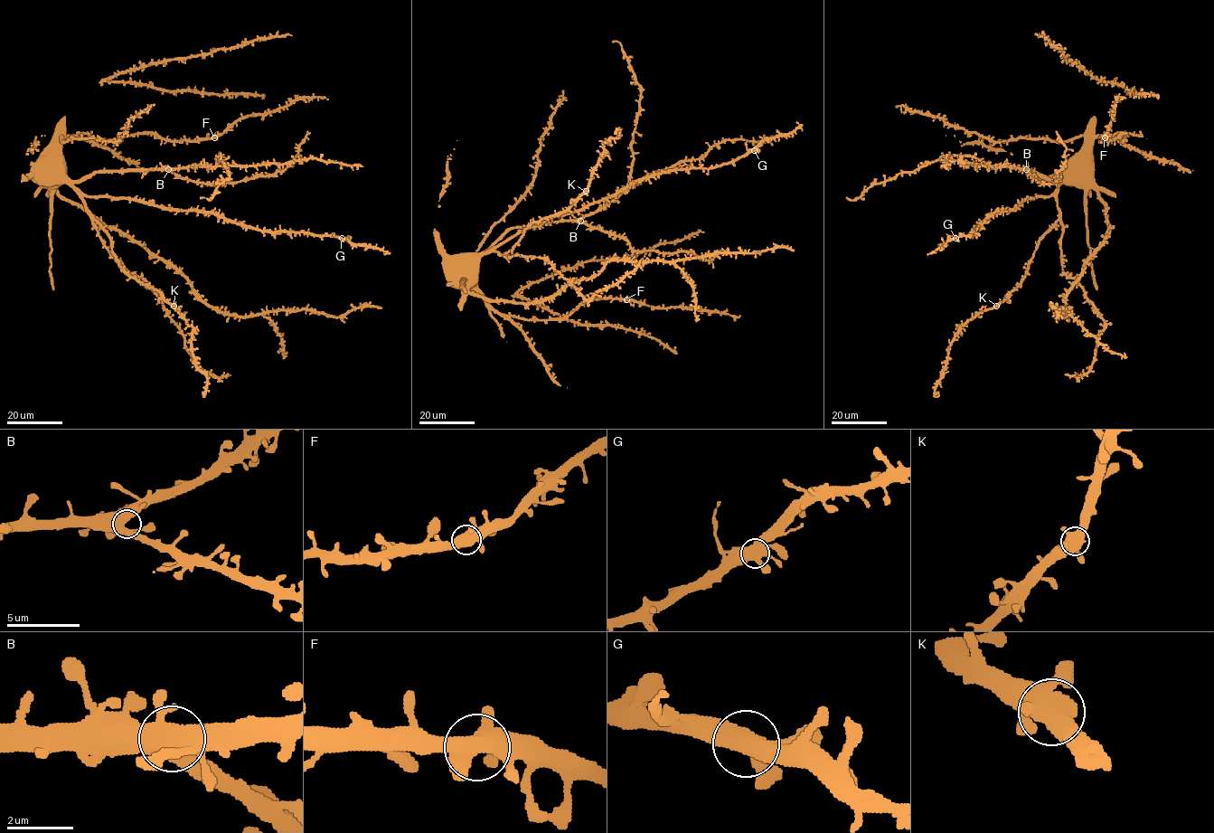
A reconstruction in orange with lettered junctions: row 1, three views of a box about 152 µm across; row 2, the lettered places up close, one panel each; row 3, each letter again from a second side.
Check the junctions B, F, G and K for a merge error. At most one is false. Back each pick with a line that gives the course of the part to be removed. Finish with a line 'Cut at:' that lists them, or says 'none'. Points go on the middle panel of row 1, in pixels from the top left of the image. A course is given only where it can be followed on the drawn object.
Cut at: none

